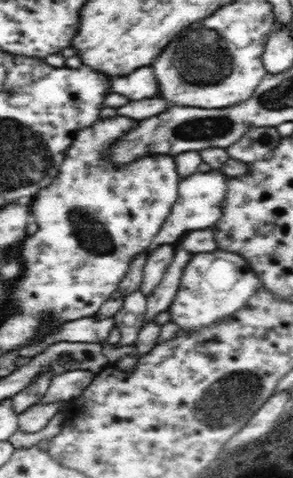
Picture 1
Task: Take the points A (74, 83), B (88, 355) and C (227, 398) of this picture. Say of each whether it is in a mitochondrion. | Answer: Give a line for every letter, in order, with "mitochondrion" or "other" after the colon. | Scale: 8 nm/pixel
A: other
B: other
C: mitochondrion

